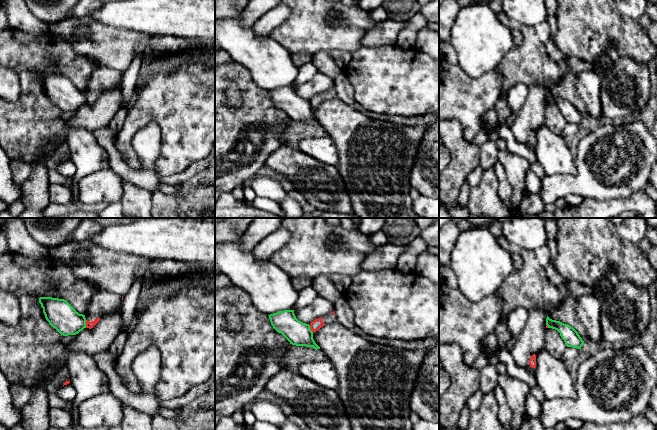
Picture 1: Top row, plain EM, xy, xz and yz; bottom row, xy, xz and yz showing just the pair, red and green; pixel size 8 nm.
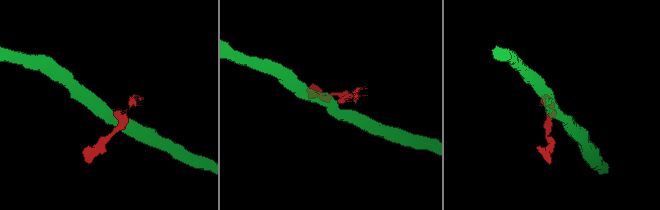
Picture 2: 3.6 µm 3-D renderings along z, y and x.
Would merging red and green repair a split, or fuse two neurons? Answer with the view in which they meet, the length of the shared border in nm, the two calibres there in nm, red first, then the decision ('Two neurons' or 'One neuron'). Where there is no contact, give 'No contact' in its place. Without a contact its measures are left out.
Touches red in xy. Shared border 60 nm. Thickness 50 nm (red) against 220 nm. Two neurons

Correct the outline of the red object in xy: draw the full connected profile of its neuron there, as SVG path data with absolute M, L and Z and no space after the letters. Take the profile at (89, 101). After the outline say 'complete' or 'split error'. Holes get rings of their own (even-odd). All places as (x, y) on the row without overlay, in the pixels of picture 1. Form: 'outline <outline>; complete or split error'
outline M99 66L92 74L85 90L86 104L93 104L102 92L112 89L122 80L123 73L107 66Z; split error

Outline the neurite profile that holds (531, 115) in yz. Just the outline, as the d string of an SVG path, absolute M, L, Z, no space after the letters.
M528 85L527 98L510 126L518 142L526 144L531 132L544 123L547 92L539 85Z

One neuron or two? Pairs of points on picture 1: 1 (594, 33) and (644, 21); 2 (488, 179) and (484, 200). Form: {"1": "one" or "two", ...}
{"1": "two", "2": "one"}

